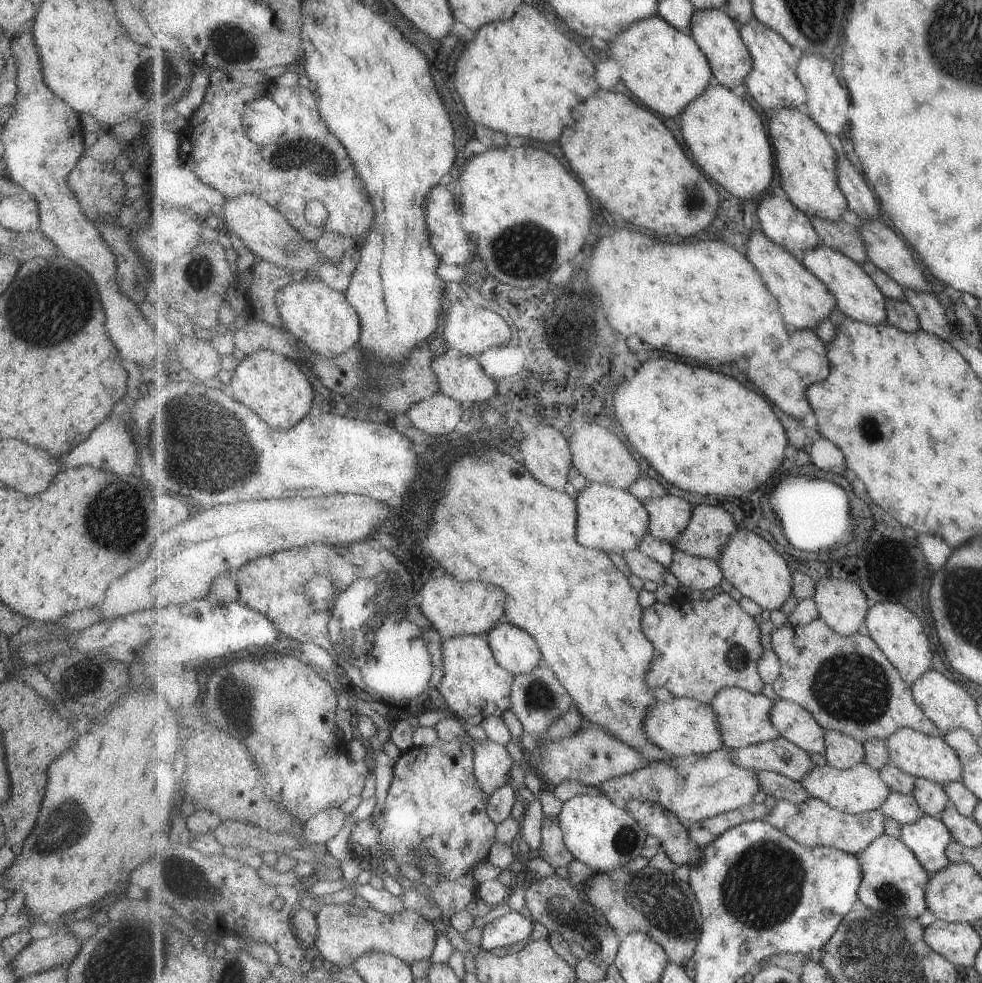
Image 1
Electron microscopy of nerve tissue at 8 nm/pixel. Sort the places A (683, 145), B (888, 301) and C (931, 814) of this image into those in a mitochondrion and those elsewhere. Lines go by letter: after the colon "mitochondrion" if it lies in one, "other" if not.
A: other
B: other
C: other

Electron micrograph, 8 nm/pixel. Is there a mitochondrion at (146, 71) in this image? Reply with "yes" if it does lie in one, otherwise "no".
yes

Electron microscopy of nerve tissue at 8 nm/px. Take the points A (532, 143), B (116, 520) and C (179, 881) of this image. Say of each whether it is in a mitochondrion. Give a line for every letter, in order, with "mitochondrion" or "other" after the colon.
A: other
B: mitochondrion
C: other

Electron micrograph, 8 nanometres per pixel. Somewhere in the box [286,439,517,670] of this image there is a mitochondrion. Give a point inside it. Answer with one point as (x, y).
(357, 638)

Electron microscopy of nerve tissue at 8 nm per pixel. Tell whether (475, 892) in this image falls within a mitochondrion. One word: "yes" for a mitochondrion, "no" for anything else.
no

